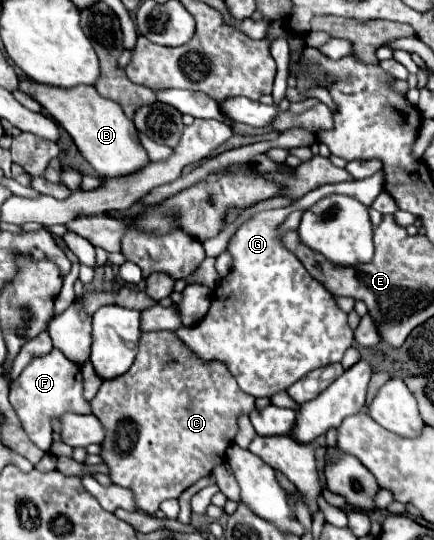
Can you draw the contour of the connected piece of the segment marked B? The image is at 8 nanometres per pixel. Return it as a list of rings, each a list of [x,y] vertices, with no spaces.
[[[26,79],[20,81],[20,91],[36,99],[48,115],[70,133],[82,157],[98,171],[100,177],[120,177],[148,165],[148,155],[138,141],[134,123],[122,113],[122,107],[98,95],[94,87],[78,85],[78,89],[50,89],[50,85],[38,85],[36,81]]]

